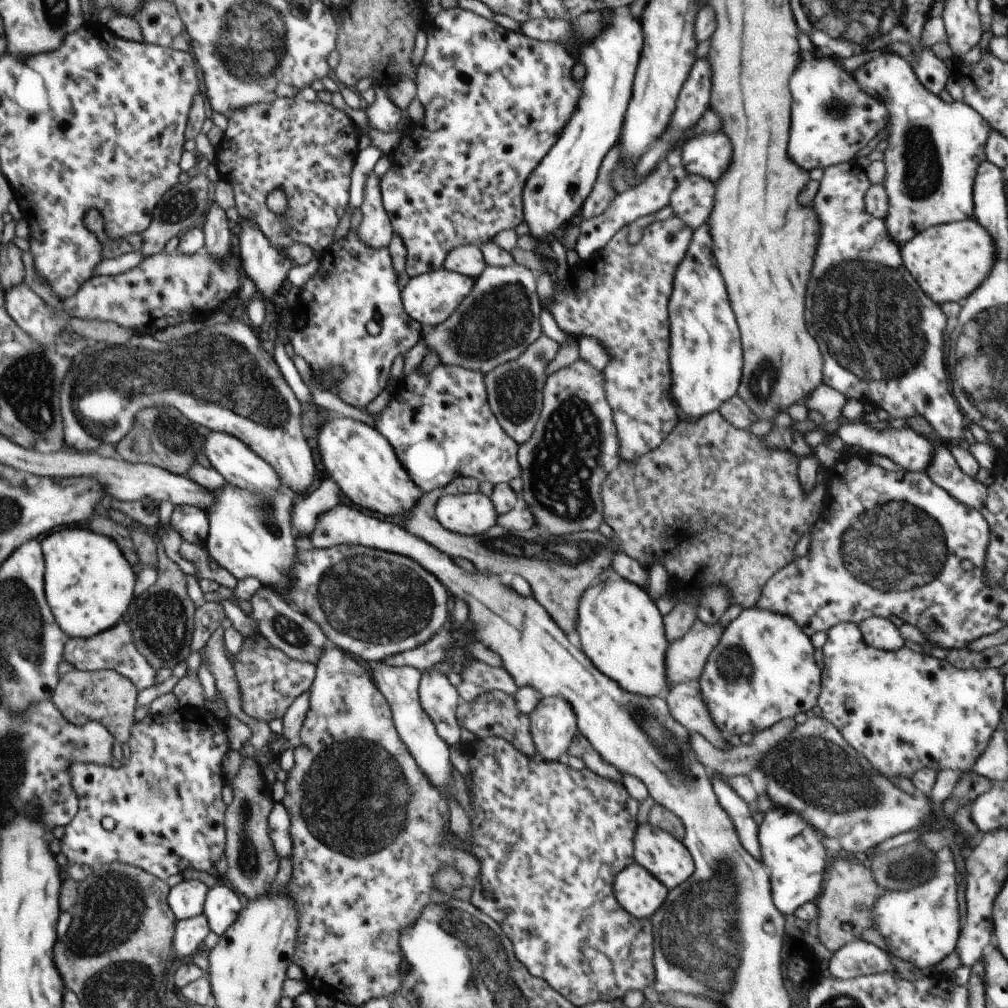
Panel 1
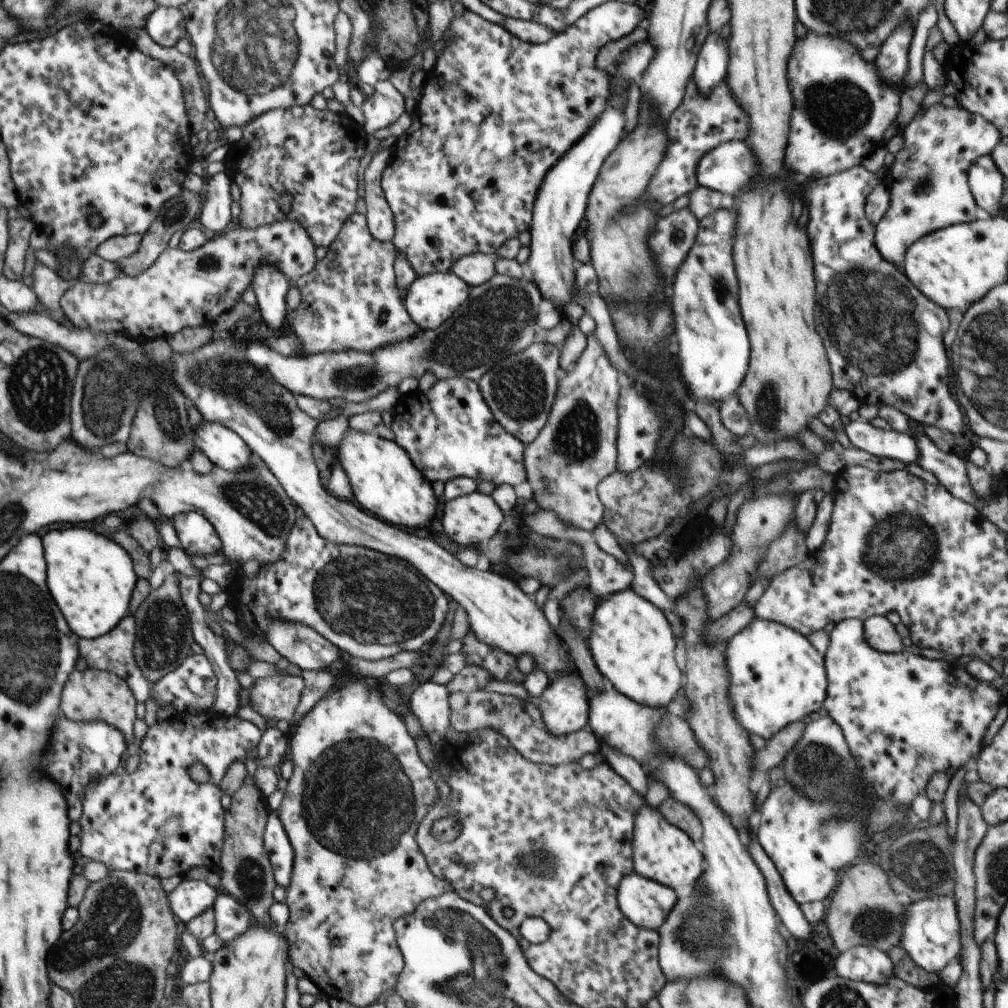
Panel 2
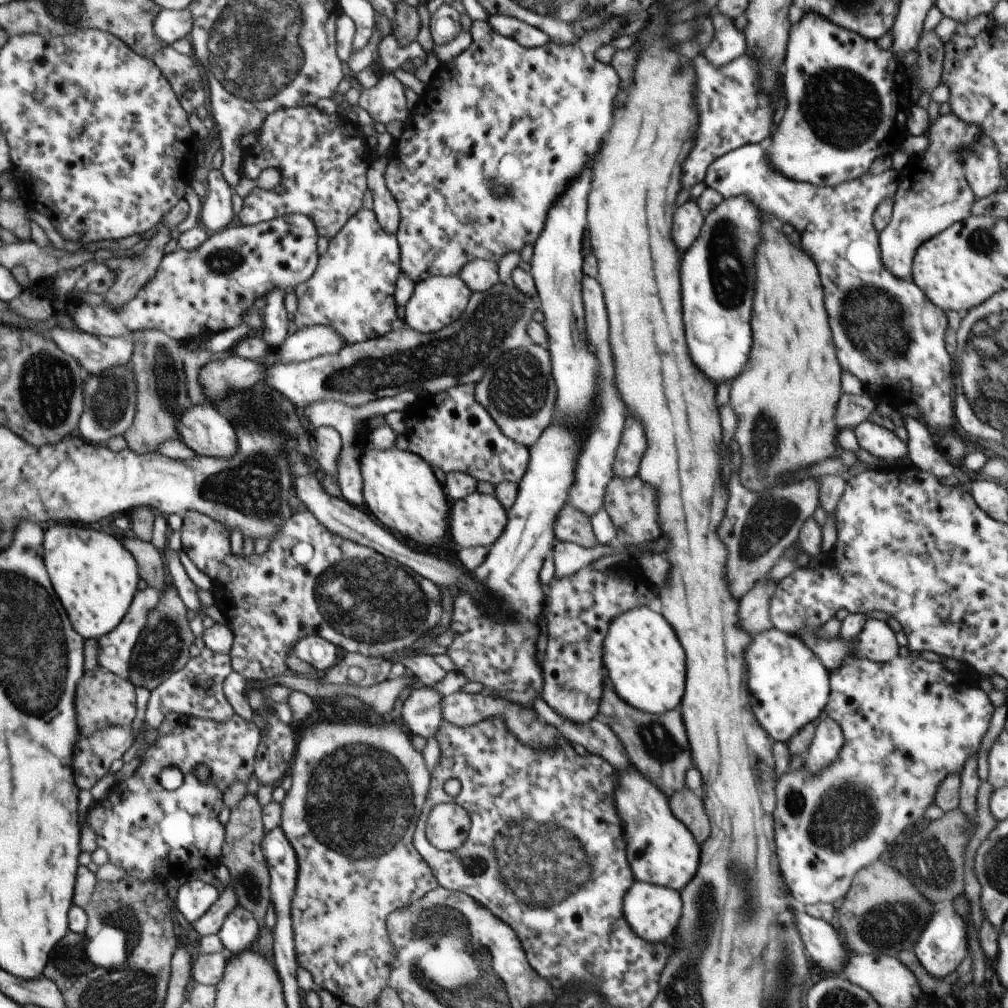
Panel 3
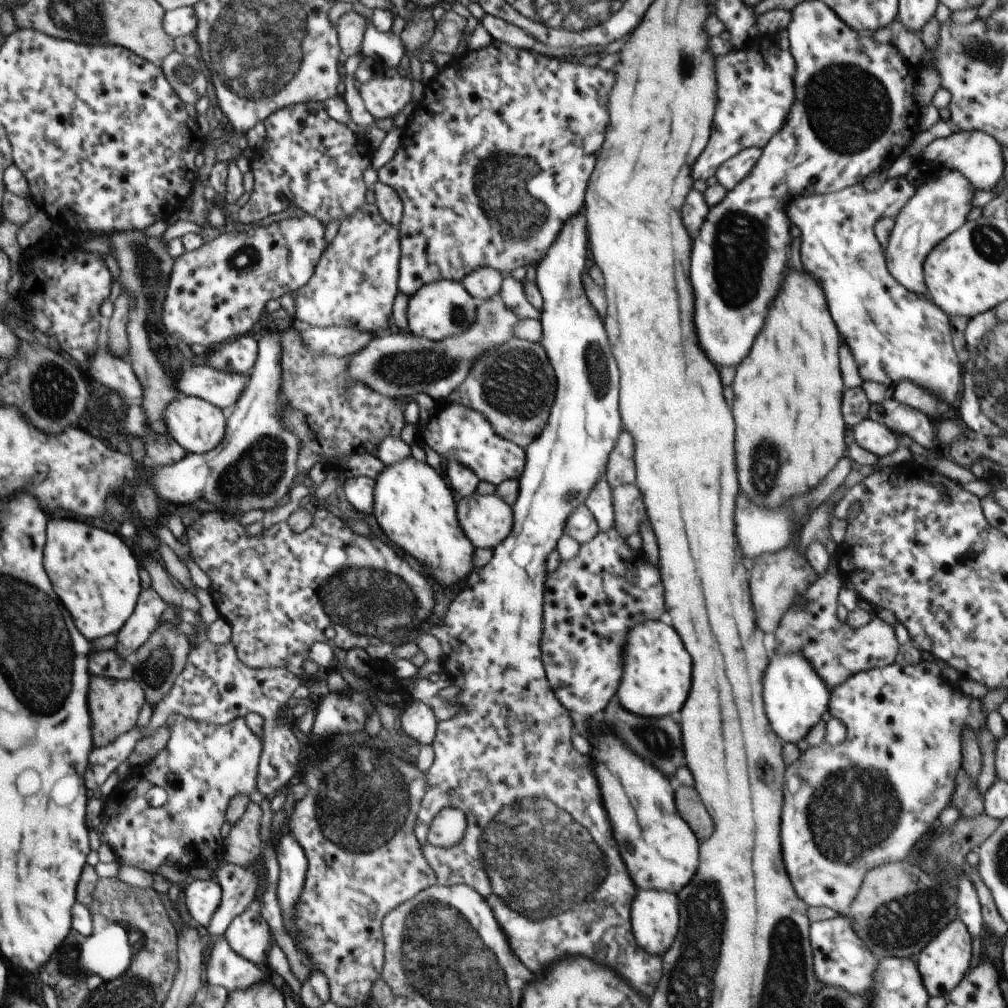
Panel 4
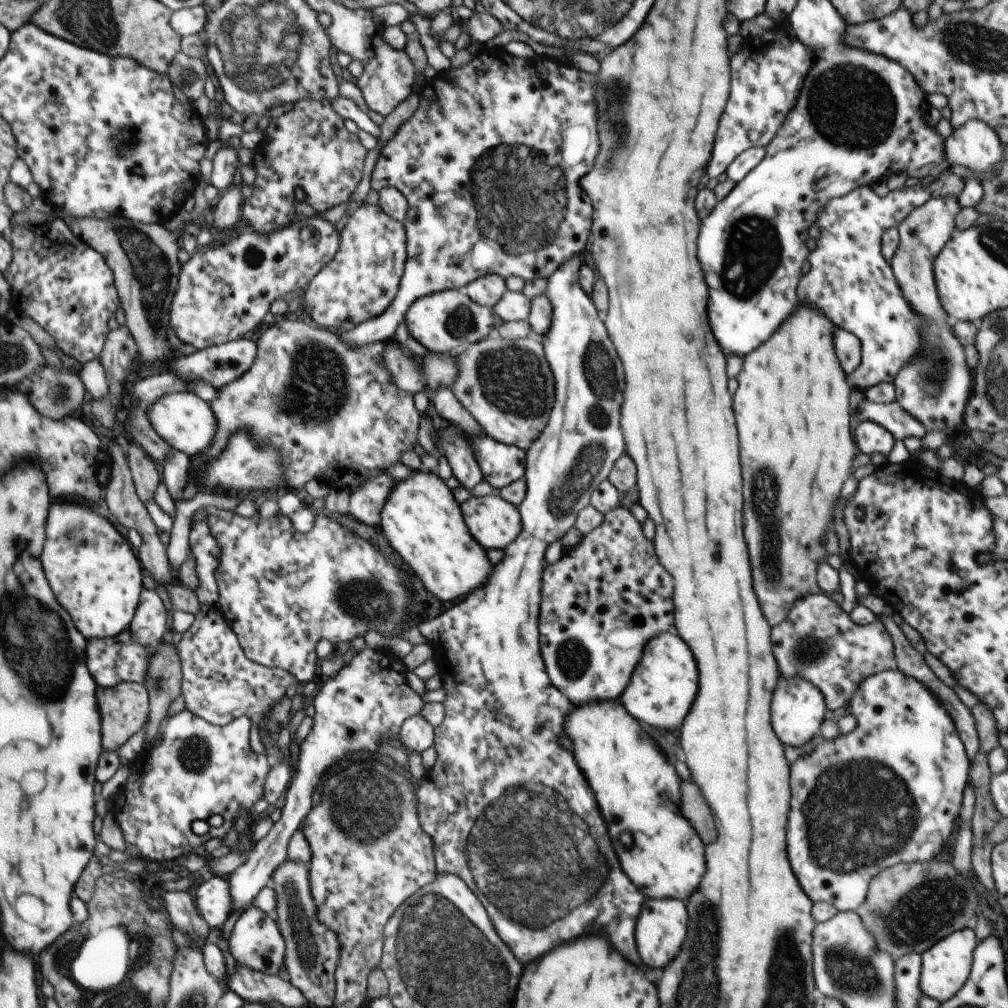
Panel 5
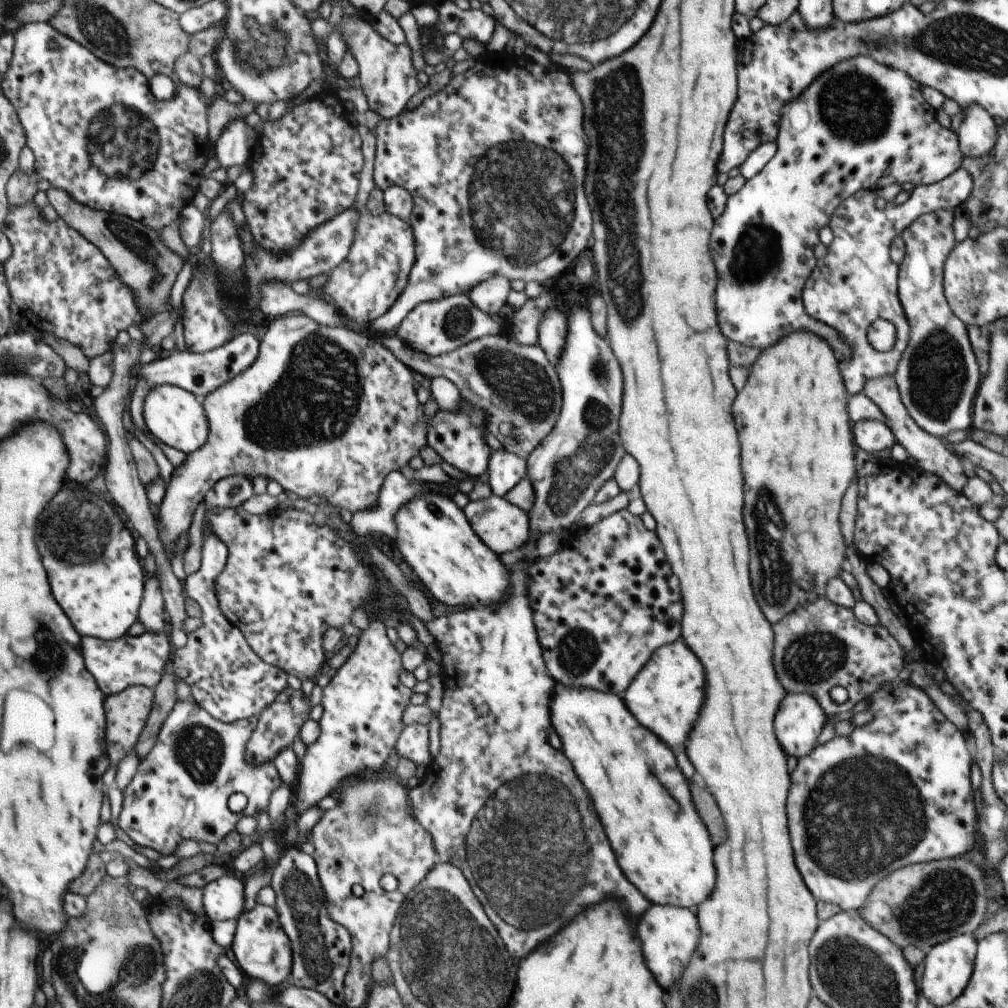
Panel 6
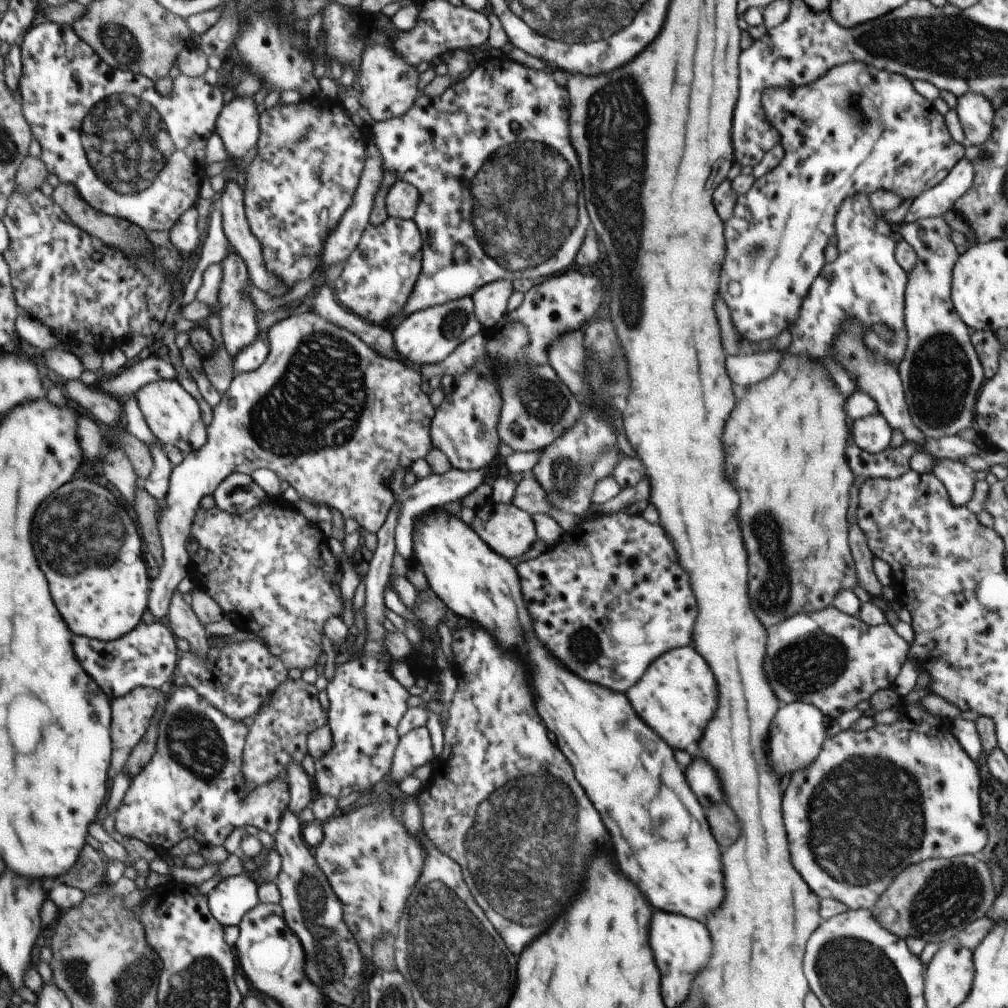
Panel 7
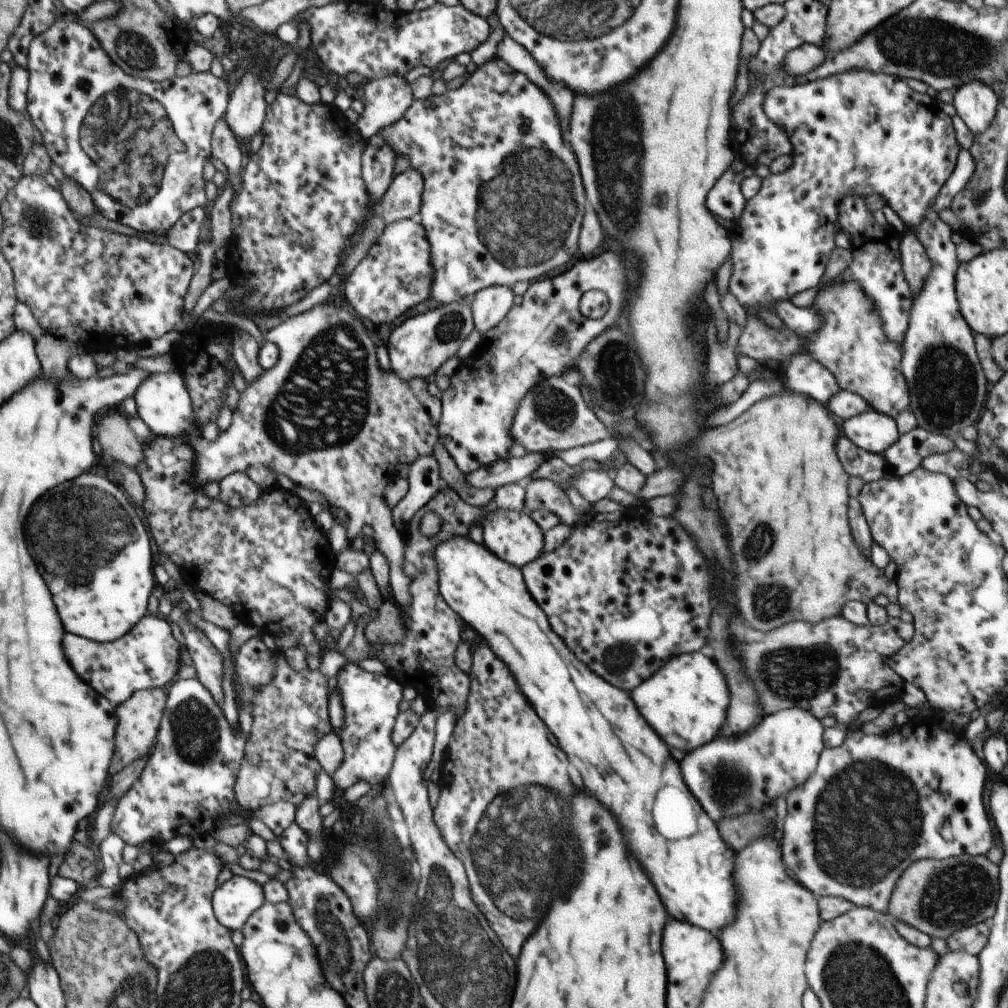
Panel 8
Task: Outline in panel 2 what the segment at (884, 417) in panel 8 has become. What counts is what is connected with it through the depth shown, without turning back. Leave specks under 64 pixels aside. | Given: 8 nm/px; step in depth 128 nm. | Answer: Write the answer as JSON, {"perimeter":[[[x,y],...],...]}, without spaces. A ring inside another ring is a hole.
{"perimeter":[[[862,418],[847,420],[843,426],[852,446],[871,455],[900,460],[904,464],[916,463],[918,460],[918,444],[906,433],[875,427]]]}

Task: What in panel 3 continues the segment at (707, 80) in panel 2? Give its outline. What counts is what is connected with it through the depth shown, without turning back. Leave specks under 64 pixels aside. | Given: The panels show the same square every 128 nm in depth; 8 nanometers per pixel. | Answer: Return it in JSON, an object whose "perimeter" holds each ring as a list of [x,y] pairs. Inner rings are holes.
{"perimeter":[[[714,14],[712,20],[714,20],[714,38],[704,50],[704,56],[712,66],[720,68],[730,60],[742,56],[746,52],[746,44],[742,32],[734,28],[730,18],[722,14]]]}

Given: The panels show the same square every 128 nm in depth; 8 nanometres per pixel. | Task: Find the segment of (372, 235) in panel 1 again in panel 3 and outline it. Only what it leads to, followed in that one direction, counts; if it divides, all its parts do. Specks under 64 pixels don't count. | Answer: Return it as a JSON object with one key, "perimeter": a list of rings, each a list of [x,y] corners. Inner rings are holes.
{"perimeter":[[[388,152],[380,156],[378,160],[373,159],[367,172],[367,184],[373,194],[373,210],[376,214],[378,224],[390,234],[395,234],[400,222],[398,204],[392,192],[388,190],[384,180],[384,170],[388,164]]]}

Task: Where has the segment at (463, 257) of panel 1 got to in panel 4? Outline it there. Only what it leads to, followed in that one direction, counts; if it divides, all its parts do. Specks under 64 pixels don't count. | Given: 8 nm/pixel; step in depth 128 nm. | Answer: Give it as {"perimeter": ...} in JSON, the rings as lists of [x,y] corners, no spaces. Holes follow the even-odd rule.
{"perimeter":[[[478,268],[472,274],[464,276],[461,283],[464,288],[477,301],[490,300],[499,294],[503,279],[503,273],[493,268]]]}

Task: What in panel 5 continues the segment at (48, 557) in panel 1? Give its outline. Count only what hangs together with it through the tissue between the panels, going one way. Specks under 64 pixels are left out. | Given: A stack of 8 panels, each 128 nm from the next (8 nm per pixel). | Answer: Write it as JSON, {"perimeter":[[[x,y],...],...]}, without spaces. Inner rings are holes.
{"perimeter":[[[54,504],[50,512],[50,540],[42,552],[46,576],[58,592],[56,600],[73,617],[85,639],[114,638],[134,618],[142,590],[142,568],[128,540],[97,512],[78,504]]]}

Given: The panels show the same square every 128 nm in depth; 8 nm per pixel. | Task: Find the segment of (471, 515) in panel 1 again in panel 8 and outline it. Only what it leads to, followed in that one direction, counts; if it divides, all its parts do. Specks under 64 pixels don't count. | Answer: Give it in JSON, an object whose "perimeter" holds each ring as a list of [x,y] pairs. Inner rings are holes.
{"perimeter":[[[494,507],[489,510],[482,530],[484,545],[490,552],[512,566],[524,568],[526,564],[532,564],[534,560],[538,560],[543,555],[544,534],[538,524],[529,516],[527,510],[516,512]]]}

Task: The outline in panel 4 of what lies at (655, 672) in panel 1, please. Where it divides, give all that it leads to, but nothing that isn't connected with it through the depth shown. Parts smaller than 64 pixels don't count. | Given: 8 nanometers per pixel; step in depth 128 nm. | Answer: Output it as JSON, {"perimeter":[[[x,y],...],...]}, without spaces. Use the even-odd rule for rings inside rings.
{"perimeter":[[[646,620],[626,634],[622,684],[616,692],[621,705],[642,718],[676,714],[688,698],[692,660],[676,630],[663,620]]]}

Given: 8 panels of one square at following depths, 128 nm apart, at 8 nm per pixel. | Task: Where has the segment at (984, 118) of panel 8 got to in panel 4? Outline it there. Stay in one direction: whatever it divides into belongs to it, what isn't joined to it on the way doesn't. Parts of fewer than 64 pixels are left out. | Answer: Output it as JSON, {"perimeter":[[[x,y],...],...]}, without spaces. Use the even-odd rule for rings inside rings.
{"perimeter":[[[982,130],[955,131],[950,136],[938,138],[923,148],[920,161],[929,161],[935,170],[957,170],[961,172],[978,190],[989,190],[998,184],[1004,174],[1005,162],[1002,146],[993,136]]]}

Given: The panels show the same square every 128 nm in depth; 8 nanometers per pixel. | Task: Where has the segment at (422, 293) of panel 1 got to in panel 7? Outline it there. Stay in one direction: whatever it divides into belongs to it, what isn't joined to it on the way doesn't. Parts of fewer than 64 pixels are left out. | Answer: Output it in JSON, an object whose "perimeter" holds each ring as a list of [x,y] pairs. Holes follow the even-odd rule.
{"perimeter":[[[466,297],[413,312],[393,330],[393,337],[396,350],[402,356],[405,365],[426,366],[442,362],[462,342],[483,331],[482,324],[474,314],[473,300]]]}

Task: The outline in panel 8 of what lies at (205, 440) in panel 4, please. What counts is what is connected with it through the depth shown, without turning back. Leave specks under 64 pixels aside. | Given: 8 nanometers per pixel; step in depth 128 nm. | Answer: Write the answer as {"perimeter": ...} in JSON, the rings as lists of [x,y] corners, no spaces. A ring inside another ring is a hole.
{"perimeter":[[[179,370],[166,373],[150,373],[148,378],[137,388],[133,399],[137,404],[137,415],[144,421],[156,436],[168,438],[184,438],[192,449],[201,440],[201,430],[198,430],[196,407],[188,385]]]}

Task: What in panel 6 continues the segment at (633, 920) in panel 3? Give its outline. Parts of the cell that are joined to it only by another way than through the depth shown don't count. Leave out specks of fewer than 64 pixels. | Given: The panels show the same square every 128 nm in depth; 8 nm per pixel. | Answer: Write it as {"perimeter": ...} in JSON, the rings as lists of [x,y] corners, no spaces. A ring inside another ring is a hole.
{"perimeter":[[[651,903],[646,912],[638,919],[636,932],[642,944],[642,954],[646,966],[654,974],[656,982],[664,988],[672,986],[672,982],[682,974],[684,966],[688,964],[692,952],[698,946],[698,922],[696,915],[689,908],[680,908],[674,905]]]}

